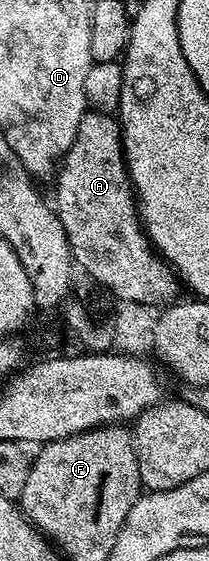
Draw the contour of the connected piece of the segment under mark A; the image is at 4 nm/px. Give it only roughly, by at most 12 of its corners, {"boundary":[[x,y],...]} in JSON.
{"boundary":[[88,109],[52,203],[118,301],[180,291],[142,230],[113,114]]}

